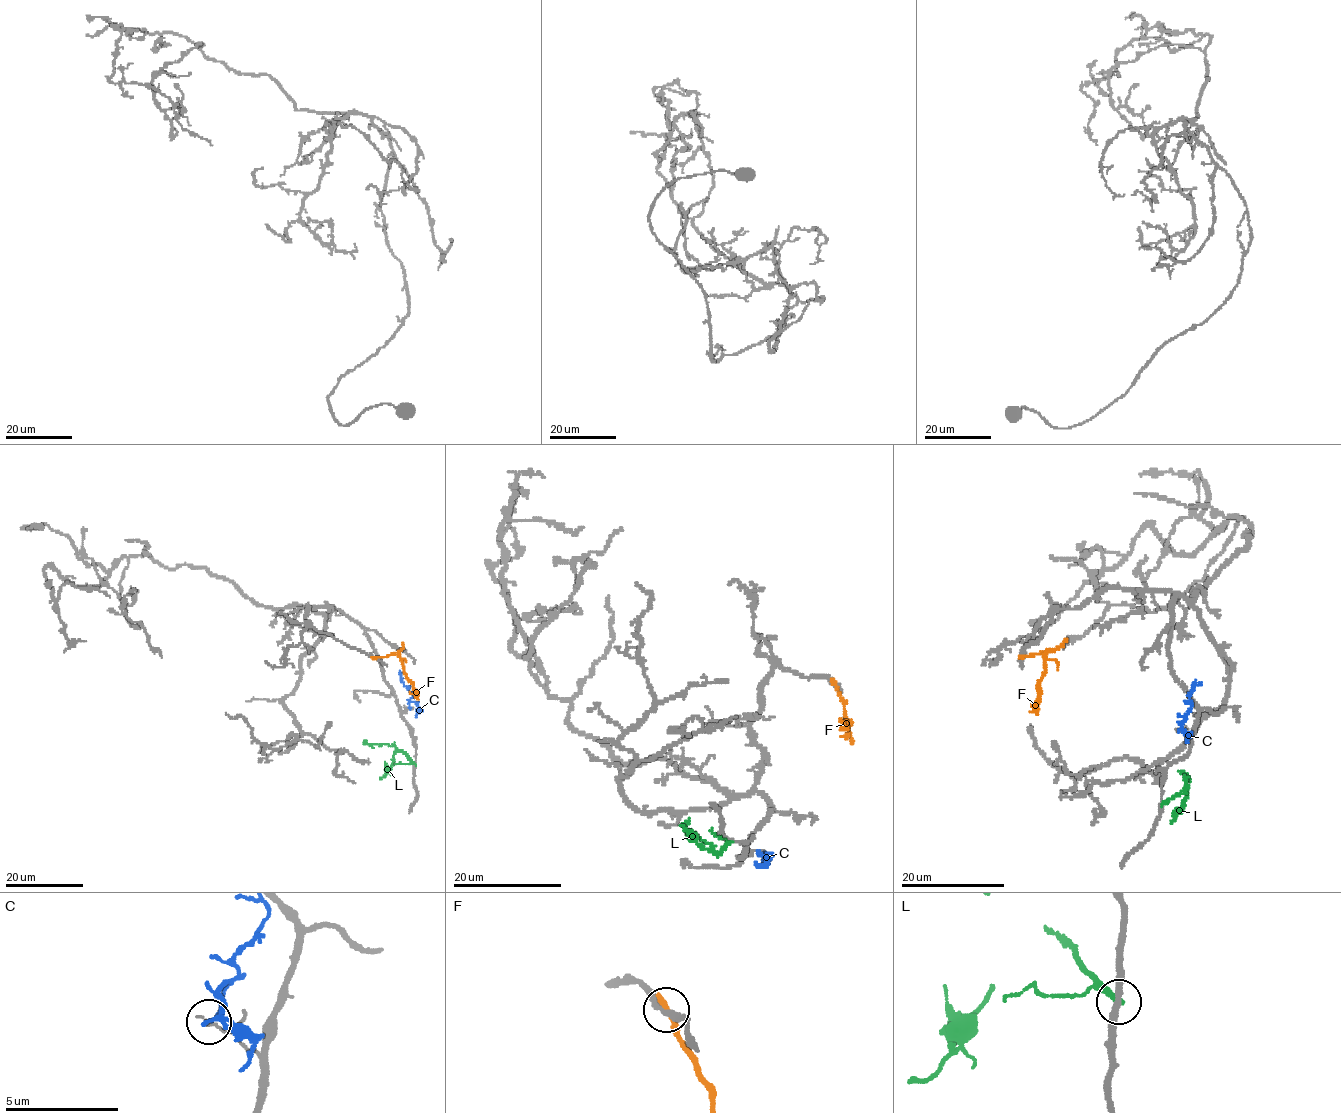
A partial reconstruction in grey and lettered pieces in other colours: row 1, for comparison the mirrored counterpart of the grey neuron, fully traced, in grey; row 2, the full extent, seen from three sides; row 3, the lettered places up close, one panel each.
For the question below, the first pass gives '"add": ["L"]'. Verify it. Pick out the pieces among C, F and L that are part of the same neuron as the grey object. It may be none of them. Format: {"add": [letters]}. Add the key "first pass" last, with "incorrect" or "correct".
{"add": [], "first pass": "incorrect"}

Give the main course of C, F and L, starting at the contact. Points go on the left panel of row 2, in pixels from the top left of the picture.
C: (410, 708), (412, 693), (399, 673)
F: (374, 657), (393, 653), (400, 658), (406, 678), (418, 698)
L: (416, 764), (392, 745), (364, 741)

